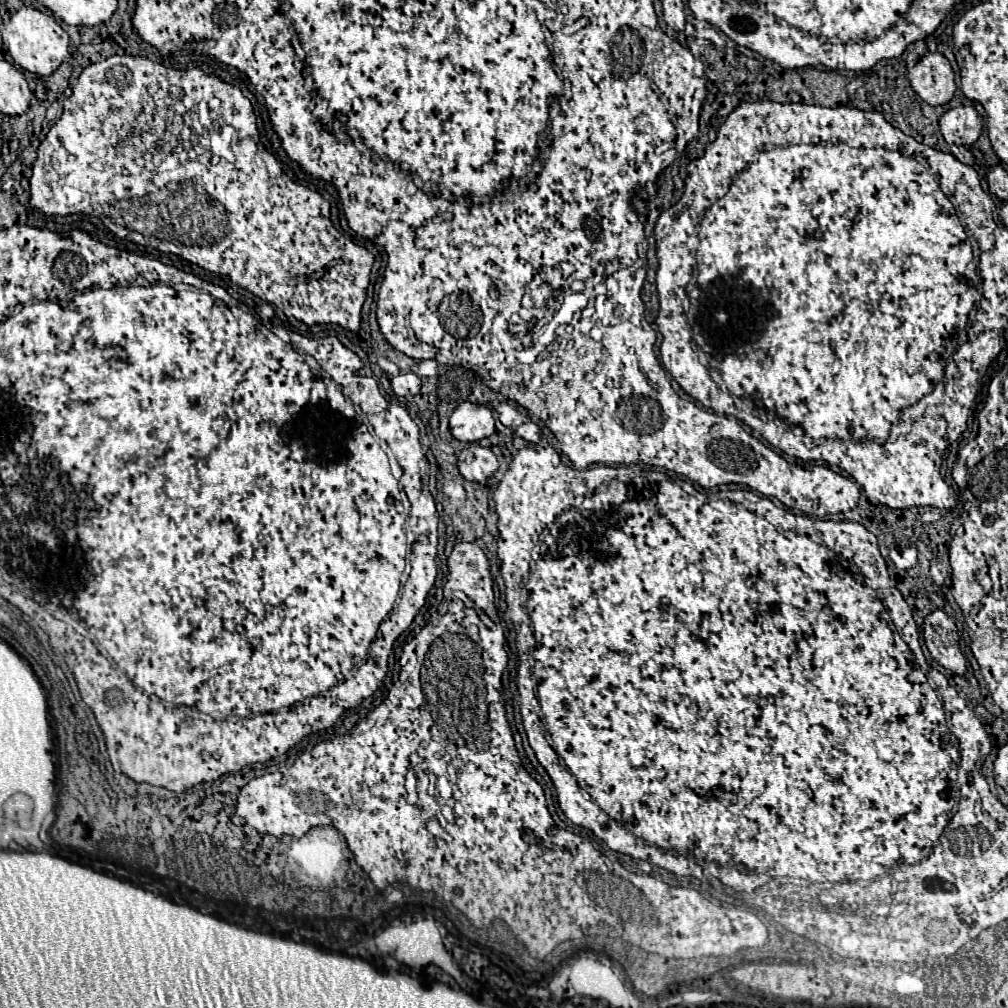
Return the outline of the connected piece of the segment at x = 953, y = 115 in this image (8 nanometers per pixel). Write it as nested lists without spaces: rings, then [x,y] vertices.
[[[958,105],[940,117],[940,131],[948,145],[972,145],[982,133],[982,117],[972,105]]]

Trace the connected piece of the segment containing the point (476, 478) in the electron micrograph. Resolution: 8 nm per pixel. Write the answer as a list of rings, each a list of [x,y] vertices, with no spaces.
[[[472,443],[458,453],[458,469],[466,481],[482,483],[498,469],[498,459],[488,447]]]

